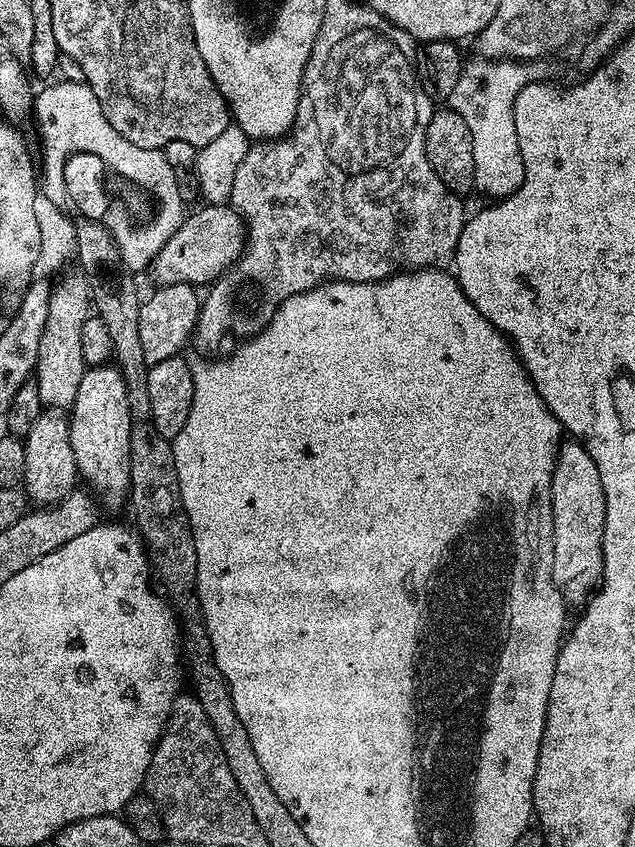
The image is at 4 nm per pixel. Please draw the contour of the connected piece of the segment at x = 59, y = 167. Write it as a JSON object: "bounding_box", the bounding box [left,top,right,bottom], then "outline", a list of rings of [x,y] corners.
{"bounding_box":[34,79,186,250],"outline":[[[61,79],[60,84],[52,84],[49,88],[44,88],[35,93],[34,96],[34,120],[40,123],[40,132],[44,135],[44,168],[42,164],[42,193],[50,198],[54,205],[64,208],[69,203],[67,196],[66,181],[63,178],[64,167],[67,164],[69,156],[76,152],[85,152],[86,154],[96,154],[102,158],[105,167],[117,172],[119,177],[124,178],[129,175],[132,178],[142,180],[144,184],[152,186],[156,192],[160,192],[160,200],[164,204],[163,212],[160,212],[160,220],[156,230],[150,230],[150,250],[158,249],[158,246],[164,246],[172,233],[178,231],[180,224],[184,221],[186,215],[186,202],[180,196],[178,190],[178,182],[174,170],[170,166],[170,162],[166,162],[163,151],[159,148],[143,148],[142,146],[134,146],[134,142],[130,142],[126,138],[122,138],[122,134],[118,134],[118,130],[114,130],[114,126],[110,126],[110,122],[106,118],[106,114],[102,110],[102,106],[98,102],[98,98],[94,94],[94,90],[88,84],[78,81],[68,81]]]}

